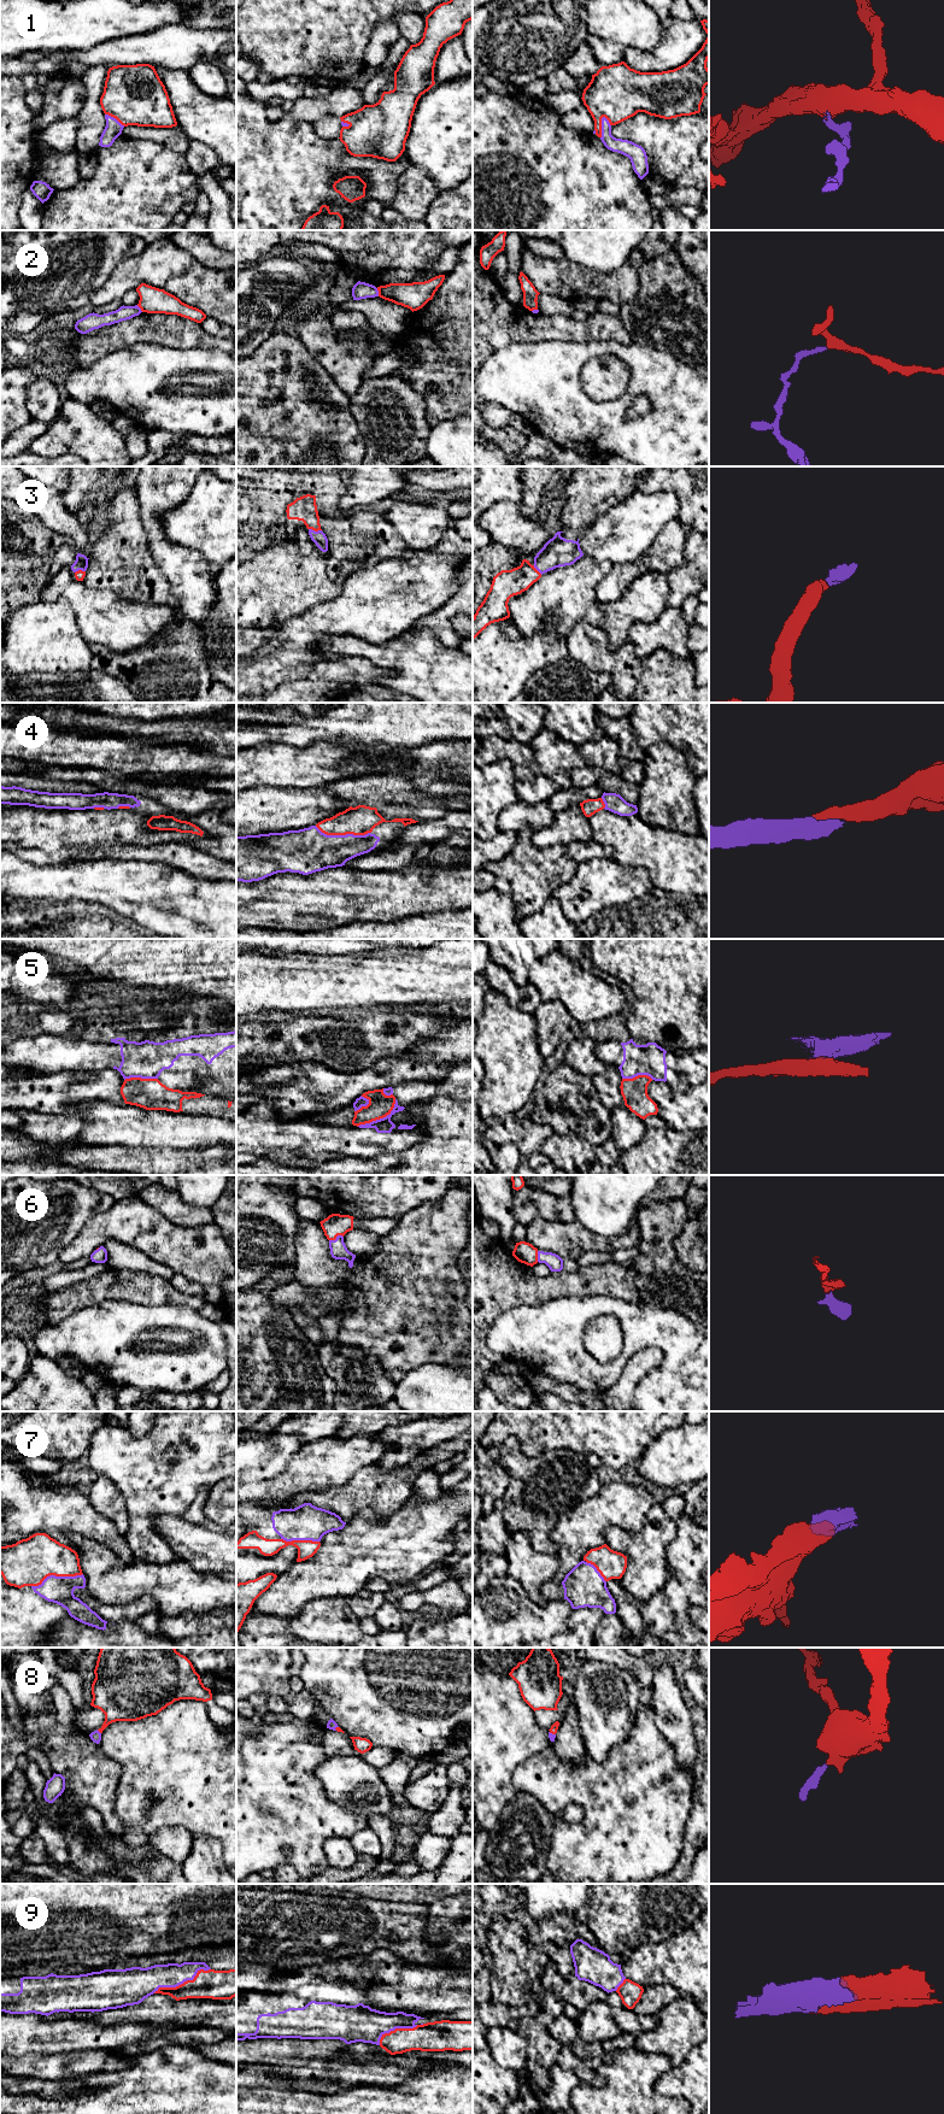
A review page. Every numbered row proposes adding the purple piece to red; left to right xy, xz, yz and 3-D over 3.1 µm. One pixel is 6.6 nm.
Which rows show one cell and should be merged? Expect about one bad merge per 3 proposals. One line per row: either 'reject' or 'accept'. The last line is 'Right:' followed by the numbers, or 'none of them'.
1: accept
2: reject
3: accept
4: accept
5: reject
6: accept
7: accept
8: accept
9: accept
Right: 1, 3, 4, 6, 7, 8, 9

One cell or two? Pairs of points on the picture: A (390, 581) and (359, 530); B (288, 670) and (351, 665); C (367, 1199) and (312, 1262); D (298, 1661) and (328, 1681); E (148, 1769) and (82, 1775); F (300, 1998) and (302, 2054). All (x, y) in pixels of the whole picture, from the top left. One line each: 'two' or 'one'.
A: two
B: two
C: two
D: two
E: two
F: two

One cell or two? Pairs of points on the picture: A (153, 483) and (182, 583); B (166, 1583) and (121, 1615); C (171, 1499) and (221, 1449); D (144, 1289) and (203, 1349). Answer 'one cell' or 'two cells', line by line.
A: one cell
B: two cells
C: one cell
D: two cells

